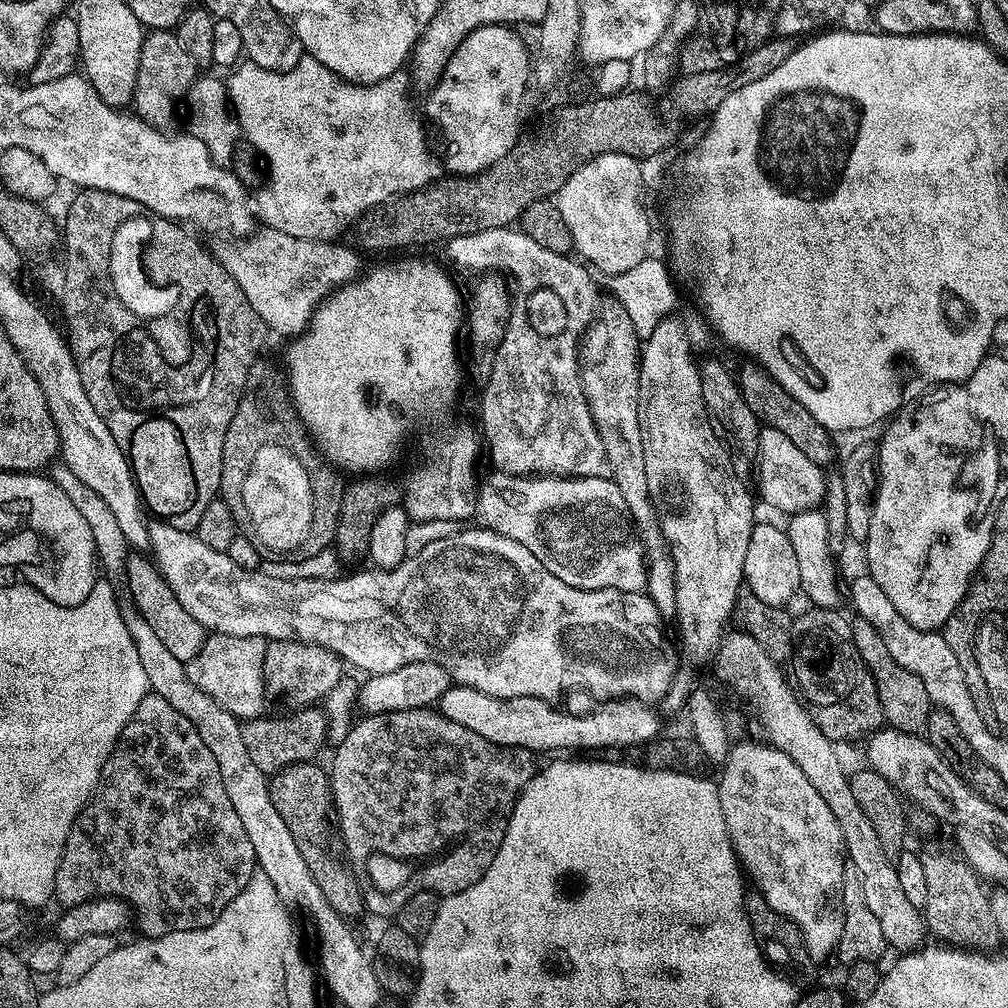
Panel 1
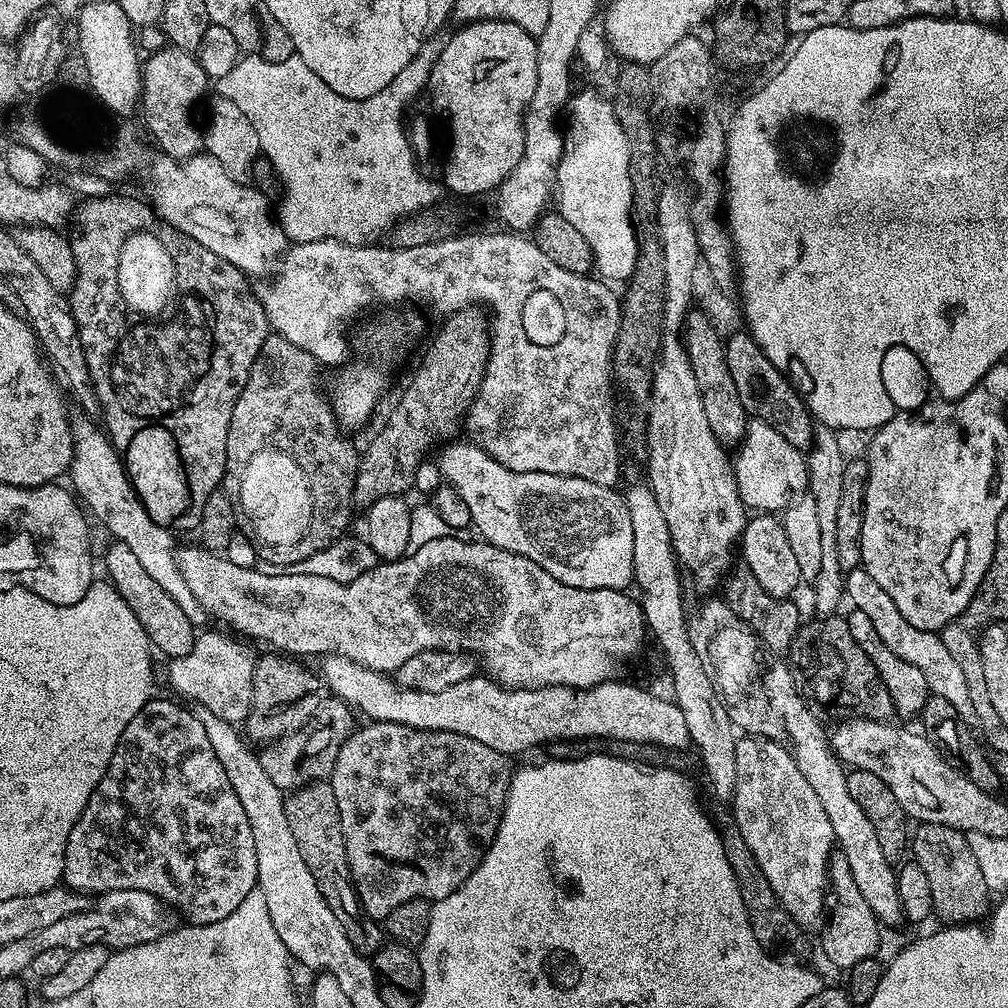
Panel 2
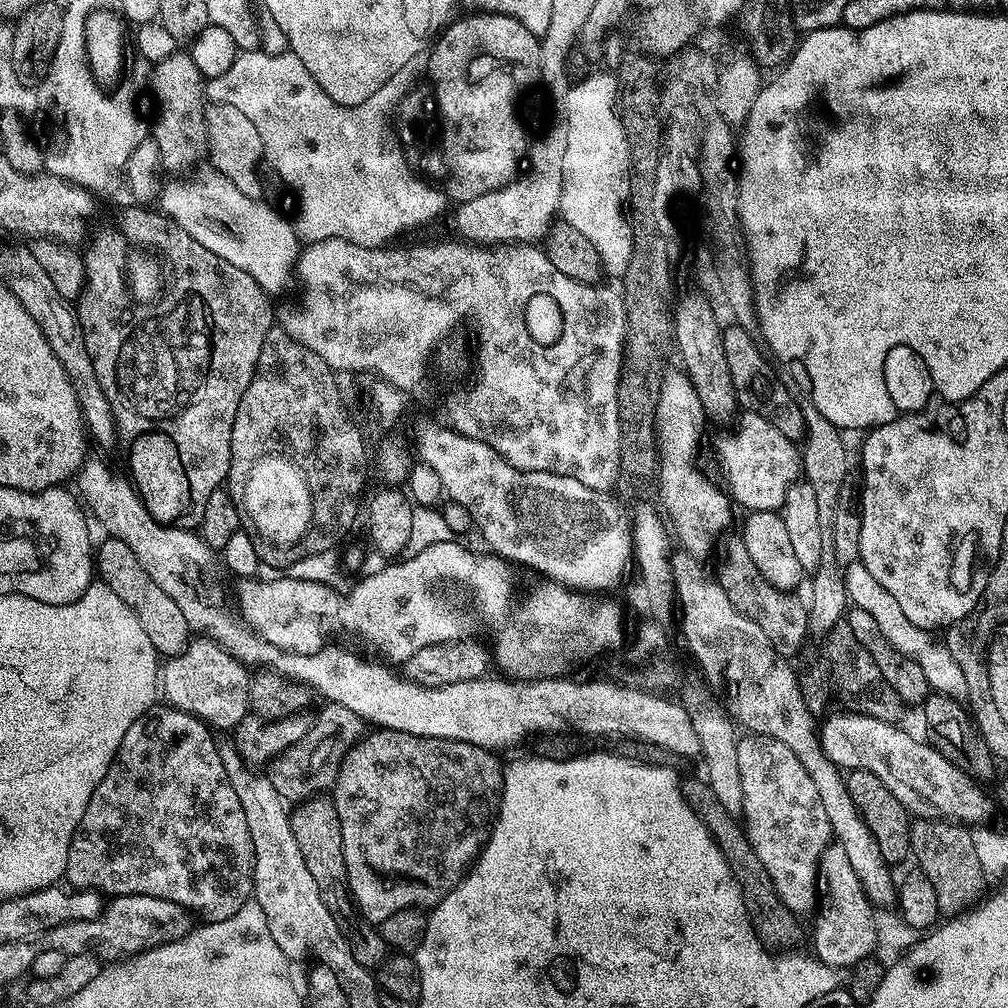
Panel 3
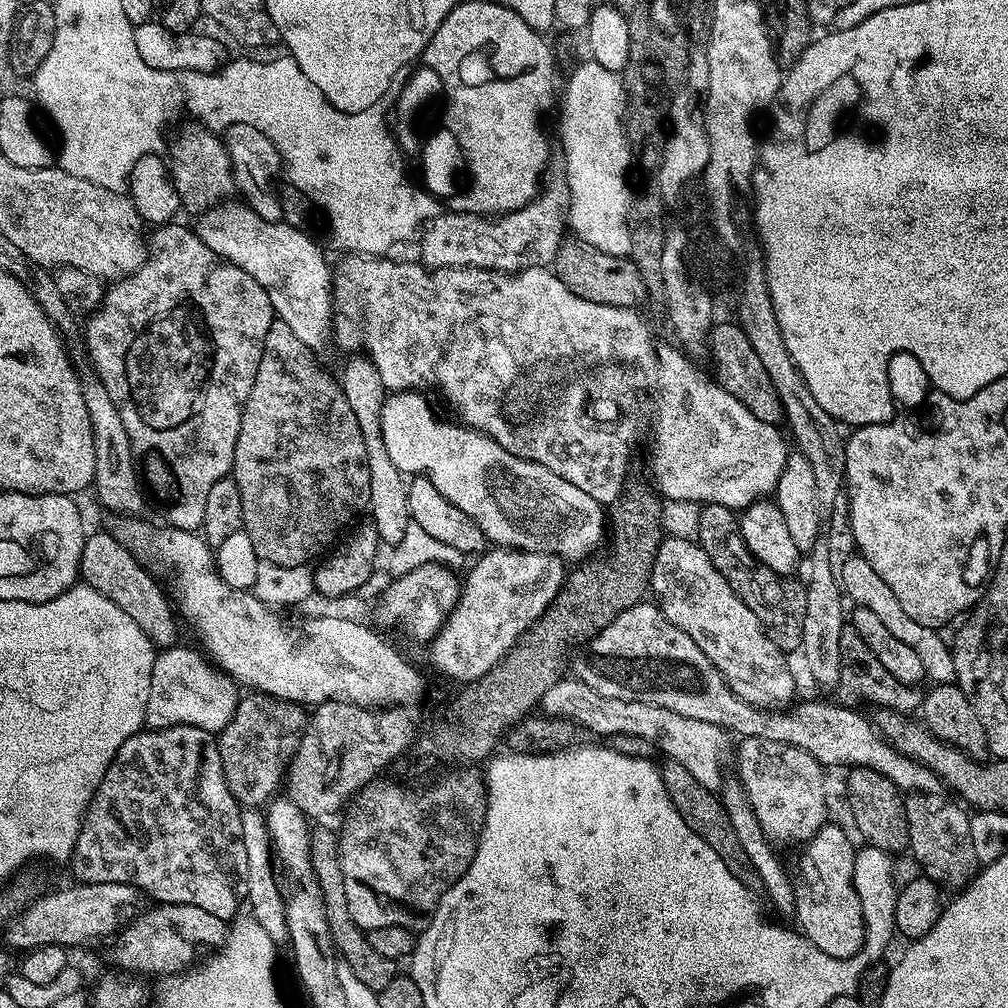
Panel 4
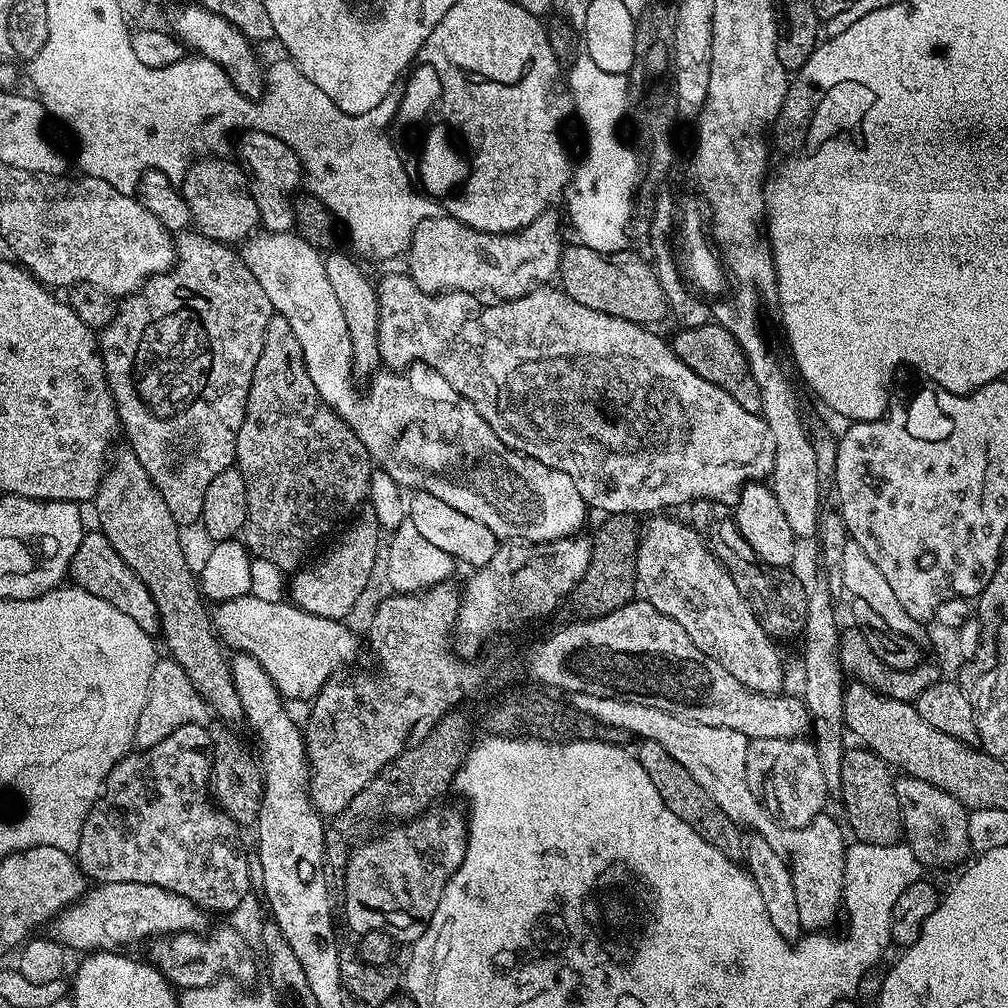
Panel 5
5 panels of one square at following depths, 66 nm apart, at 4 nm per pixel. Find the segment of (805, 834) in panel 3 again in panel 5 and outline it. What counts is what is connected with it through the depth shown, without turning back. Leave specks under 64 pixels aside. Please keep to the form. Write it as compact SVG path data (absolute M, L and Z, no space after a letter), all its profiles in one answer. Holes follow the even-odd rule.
M758 738L748 745L746 774L752 789L772 780L775 811L787 827L806 826L819 812L825 811L830 789L818 762L815 743L808 738Z

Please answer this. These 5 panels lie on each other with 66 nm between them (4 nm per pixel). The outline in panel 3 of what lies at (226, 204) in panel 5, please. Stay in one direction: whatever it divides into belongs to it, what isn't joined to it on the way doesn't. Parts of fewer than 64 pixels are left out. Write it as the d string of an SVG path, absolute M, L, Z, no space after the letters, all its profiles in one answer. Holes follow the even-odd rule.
M191 55L170 57L155 65L152 90L158 102L155 124L150 136L160 152L163 171L167 174L186 174L196 167L210 152L209 130L205 122L206 84L204 77L192 61Z

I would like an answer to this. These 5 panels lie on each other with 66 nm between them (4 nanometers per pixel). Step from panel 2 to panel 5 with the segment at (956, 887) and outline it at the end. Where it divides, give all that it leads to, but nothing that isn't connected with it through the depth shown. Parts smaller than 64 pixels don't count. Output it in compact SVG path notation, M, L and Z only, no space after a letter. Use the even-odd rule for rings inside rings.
M900 774L895 777L894 783L900 807L902 836L914 850L918 862L928 870L952 868L960 863L963 865L970 856L969 809L950 798L946 790L938 790L938 786L930 782L922 782L922 778Z

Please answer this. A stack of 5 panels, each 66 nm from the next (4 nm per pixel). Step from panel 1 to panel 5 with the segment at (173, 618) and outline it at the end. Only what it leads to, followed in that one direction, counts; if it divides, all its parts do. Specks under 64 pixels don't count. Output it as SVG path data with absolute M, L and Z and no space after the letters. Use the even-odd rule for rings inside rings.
M98 530L85 531L78 550L74 550L68 576L75 587L94 594L94 598L102 598L102 602L110 602L110 606L134 618L147 636L160 636L158 606L154 606L154 598L150 598L150 590L146 590L146 582L142 582L142 578L138 578L138 574L134 574L126 562L122 562L118 550L114 550L114 546L110 546L110 542Z

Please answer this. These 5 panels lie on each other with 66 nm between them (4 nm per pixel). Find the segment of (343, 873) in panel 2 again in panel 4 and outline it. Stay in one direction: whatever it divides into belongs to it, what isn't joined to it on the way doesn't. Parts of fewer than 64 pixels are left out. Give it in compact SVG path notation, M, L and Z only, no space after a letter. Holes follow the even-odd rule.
M315 833L312 836L310 858L312 859L312 875L316 885L320 888L320 896L324 899L328 932L332 936L339 959L348 964L358 979L366 982L366 986L370 986L370 990L374 990L377 994L380 993L398 975L398 968L396 968L398 964L397 961L390 958L382 958L382 954L378 954L374 950L374 946L370 946L367 931L358 927L354 918L350 918L350 906L346 902L346 882L342 882L337 833Z

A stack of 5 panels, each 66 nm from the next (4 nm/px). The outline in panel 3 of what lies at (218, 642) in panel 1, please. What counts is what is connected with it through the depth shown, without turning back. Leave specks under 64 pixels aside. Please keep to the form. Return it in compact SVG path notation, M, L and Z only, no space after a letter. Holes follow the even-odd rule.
M189 639L177 656L167 657L158 672L158 692L169 709L191 712L213 729L236 727L243 716L249 715L248 686L250 672L235 657L225 652L213 640Z

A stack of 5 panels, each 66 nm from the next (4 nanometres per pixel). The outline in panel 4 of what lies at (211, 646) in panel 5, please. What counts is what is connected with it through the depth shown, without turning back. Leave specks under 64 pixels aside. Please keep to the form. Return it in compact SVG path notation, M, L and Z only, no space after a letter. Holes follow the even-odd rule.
M95 371L83 373L80 381L82 399L86 401L86 414L90 414L90 426L94 430L94 489L100 504L116 514L140 514L144 508L144 492L142 476L138 471L137 457L132 455L130 434L126 434L126 425L118 414L118 406L110 394L106 394L106 386L102 386Z

